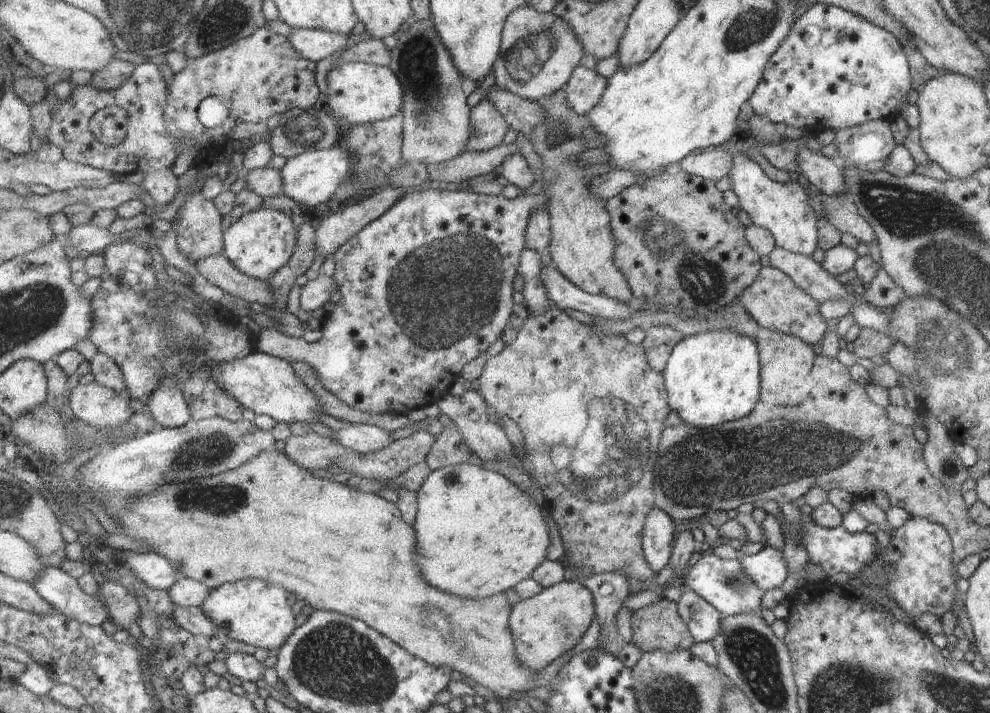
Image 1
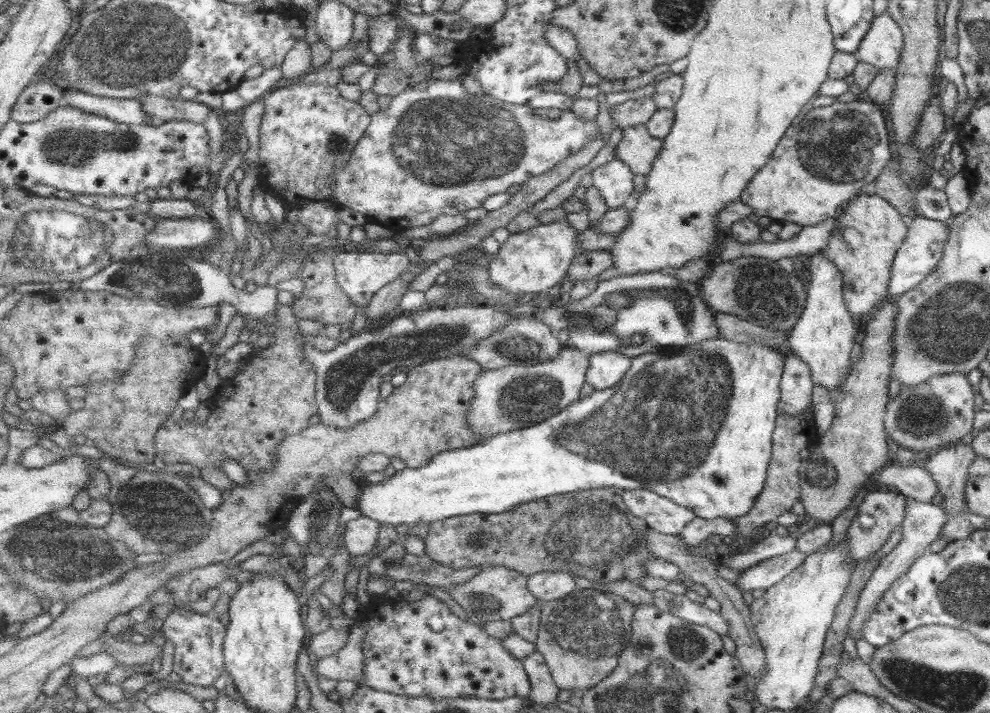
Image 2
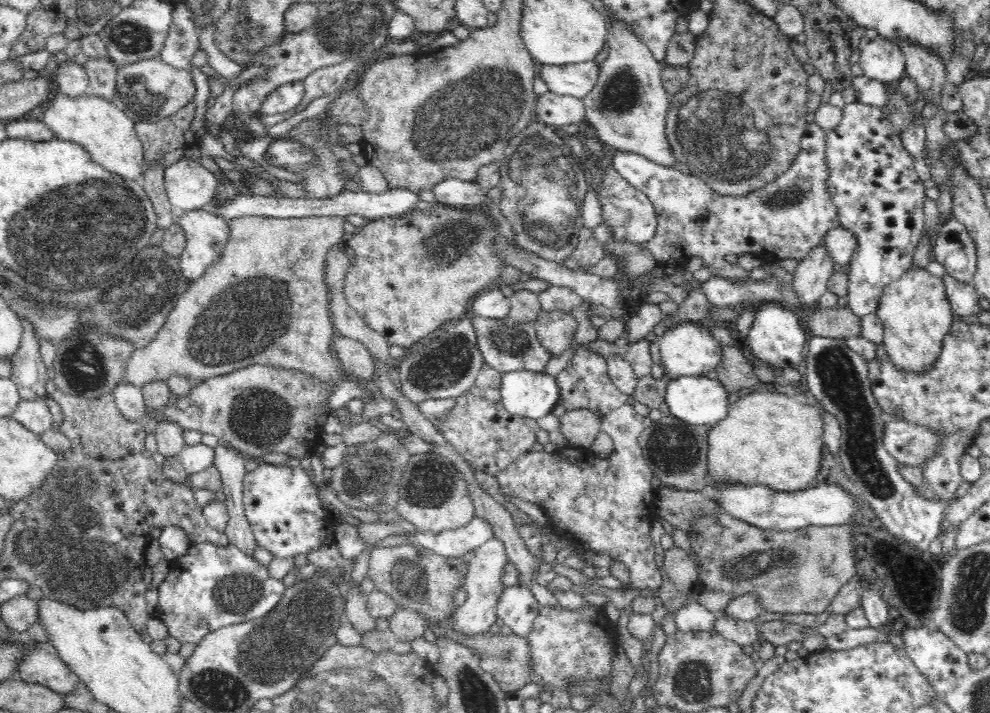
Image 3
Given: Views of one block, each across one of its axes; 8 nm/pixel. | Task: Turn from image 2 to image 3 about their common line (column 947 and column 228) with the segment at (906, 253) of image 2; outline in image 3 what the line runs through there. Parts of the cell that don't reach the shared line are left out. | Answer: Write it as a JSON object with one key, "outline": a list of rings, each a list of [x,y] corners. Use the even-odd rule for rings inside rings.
{"outline":[[[205,208],[175,211],[173,222],[181,228],[185,238],[184,250],[179,256],[181,275],[186,280],[193,281],[194,279],[200,278],[205,268],[223,252],[223,246],[228,240],[229,226],[219,216],[208,212]]]}

